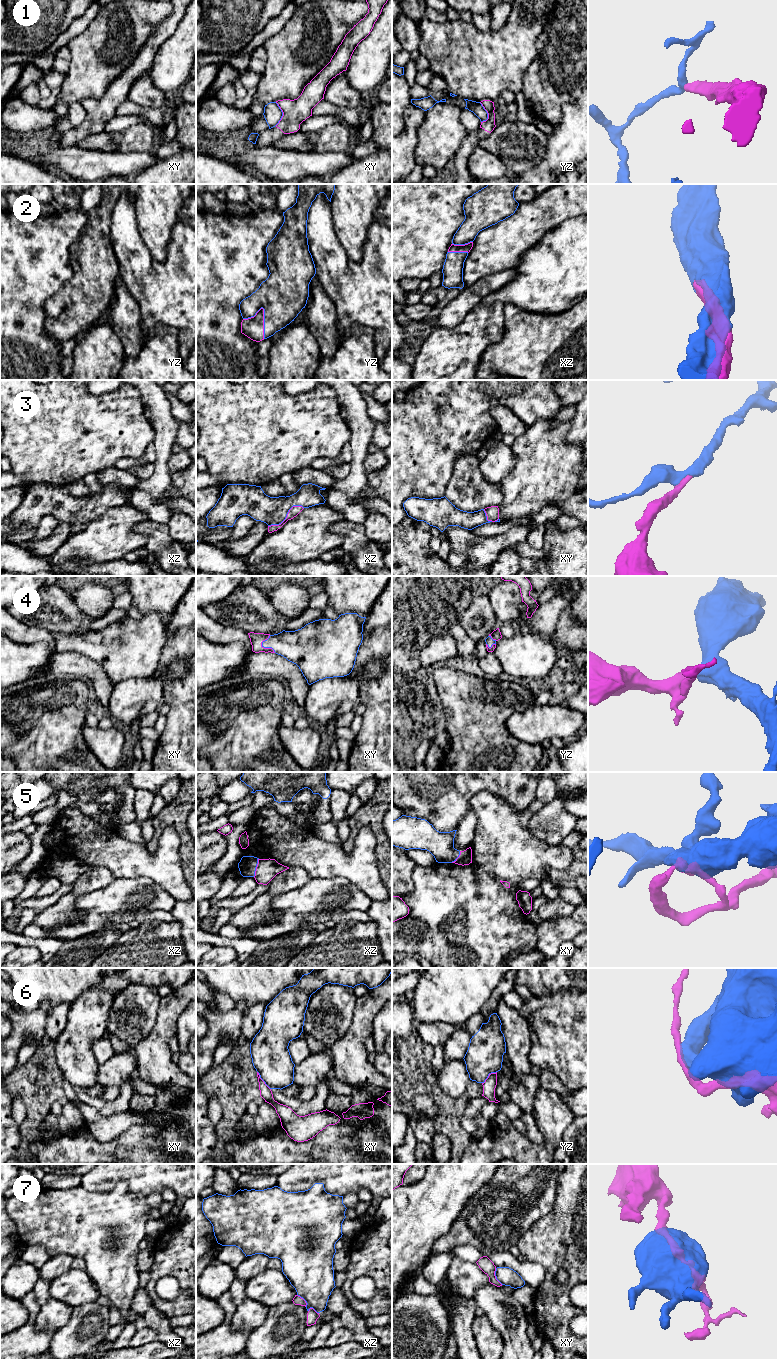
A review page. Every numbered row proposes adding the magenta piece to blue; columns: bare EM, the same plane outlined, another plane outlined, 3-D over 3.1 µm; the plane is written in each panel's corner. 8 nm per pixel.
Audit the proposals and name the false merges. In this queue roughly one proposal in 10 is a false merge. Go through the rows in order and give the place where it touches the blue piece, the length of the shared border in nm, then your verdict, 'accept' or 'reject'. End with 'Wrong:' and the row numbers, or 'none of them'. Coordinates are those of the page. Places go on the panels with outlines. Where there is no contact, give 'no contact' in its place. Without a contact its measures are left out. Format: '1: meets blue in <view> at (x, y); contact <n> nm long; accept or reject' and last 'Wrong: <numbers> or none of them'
1: meets blue in xy at (282, 114); contact 190 nm long; reject
2: meets blue in yz at (264, 323); contact 260 nm long; accept
3: meets blue in xz at (286, 516); contact 320 nm long; accept
4: meets blue in xy at (263, 646); contact 150 nm long; accept
5: meets blue in xz at (256, 866); contact 160 nm long; accept
6: meets blue in xy at (262, 1079); contact 190 nm long; accept
7: meets blue in xy at (495, 1275); contact 150 nm long; reject
Wrong: 1, 7

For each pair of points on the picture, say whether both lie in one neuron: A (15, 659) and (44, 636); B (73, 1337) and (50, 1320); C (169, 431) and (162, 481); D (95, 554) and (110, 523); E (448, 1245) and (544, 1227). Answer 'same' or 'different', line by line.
A: different
B: different
C: same
D: same
E: different

